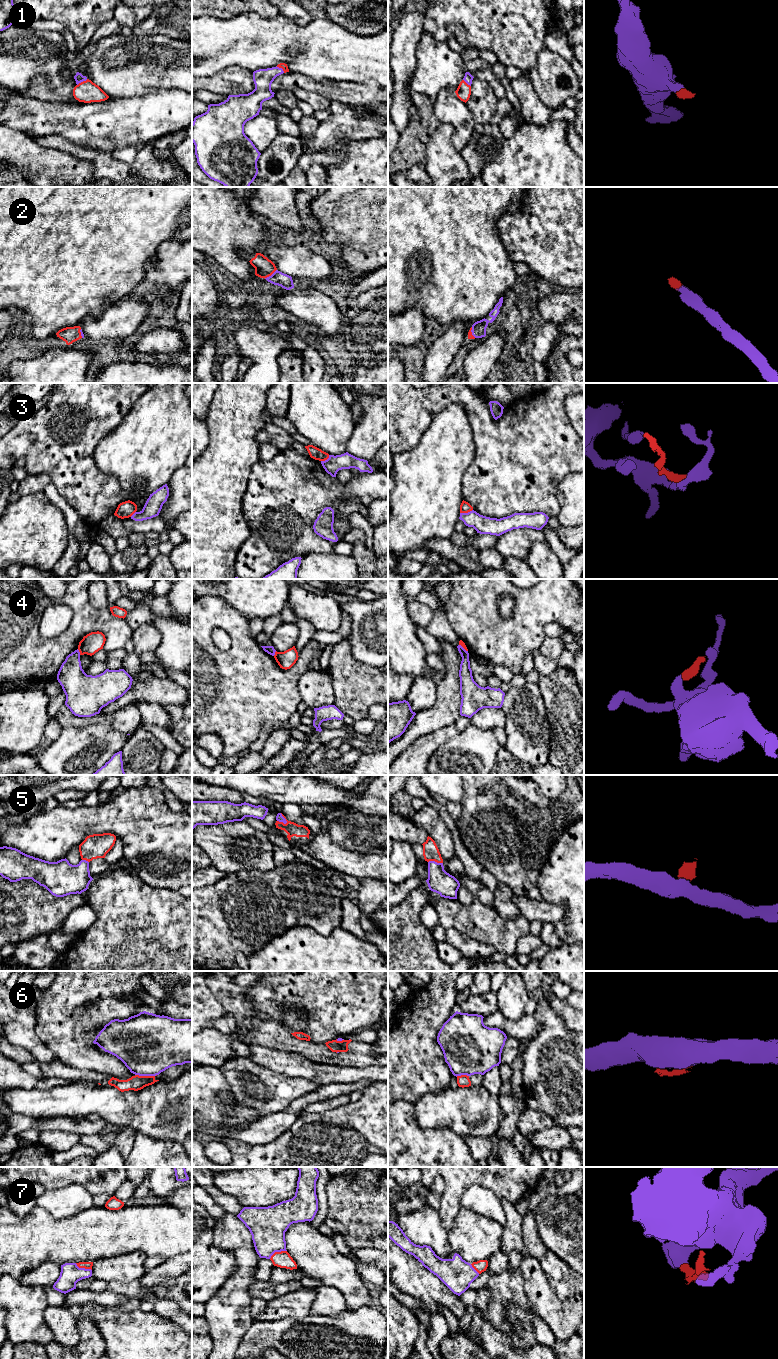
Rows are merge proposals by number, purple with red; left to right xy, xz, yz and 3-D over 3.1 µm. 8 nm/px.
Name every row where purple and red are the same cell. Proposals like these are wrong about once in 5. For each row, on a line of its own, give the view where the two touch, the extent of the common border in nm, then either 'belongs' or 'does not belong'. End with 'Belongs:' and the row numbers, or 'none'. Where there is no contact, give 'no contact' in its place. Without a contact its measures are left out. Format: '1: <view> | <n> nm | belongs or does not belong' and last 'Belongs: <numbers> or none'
1: xy | 100 nm | belongs
2: xz | 130 nm | belongs
3: yz | 110 nm | does not belong
4: xy | 50 nm | does not belong
5: xz | 100 nm | does not belong
6: xy | 180 nm | does not belong
7: xz | 160 nm | does not belong
Belongs: 1, 2

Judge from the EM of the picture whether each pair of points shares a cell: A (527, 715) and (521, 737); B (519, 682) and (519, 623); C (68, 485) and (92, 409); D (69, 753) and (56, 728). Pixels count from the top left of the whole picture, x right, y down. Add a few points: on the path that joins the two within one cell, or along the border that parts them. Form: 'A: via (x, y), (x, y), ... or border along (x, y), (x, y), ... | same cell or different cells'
A: via (526, 720), (526, 732) | same cell
B: border along (519, 672), (514, 674) | different cells
C: via (70, 466), (70, 431), (73, 428) | same cell
D: border along (63, 728), (60, 735), (51, 742) | different cells

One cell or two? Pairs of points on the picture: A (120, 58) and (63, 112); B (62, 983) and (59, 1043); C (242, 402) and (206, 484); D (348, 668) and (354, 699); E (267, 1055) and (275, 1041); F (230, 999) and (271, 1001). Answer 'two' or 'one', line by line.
A: two
B: one
C: one
D: one
E: two
F: two

